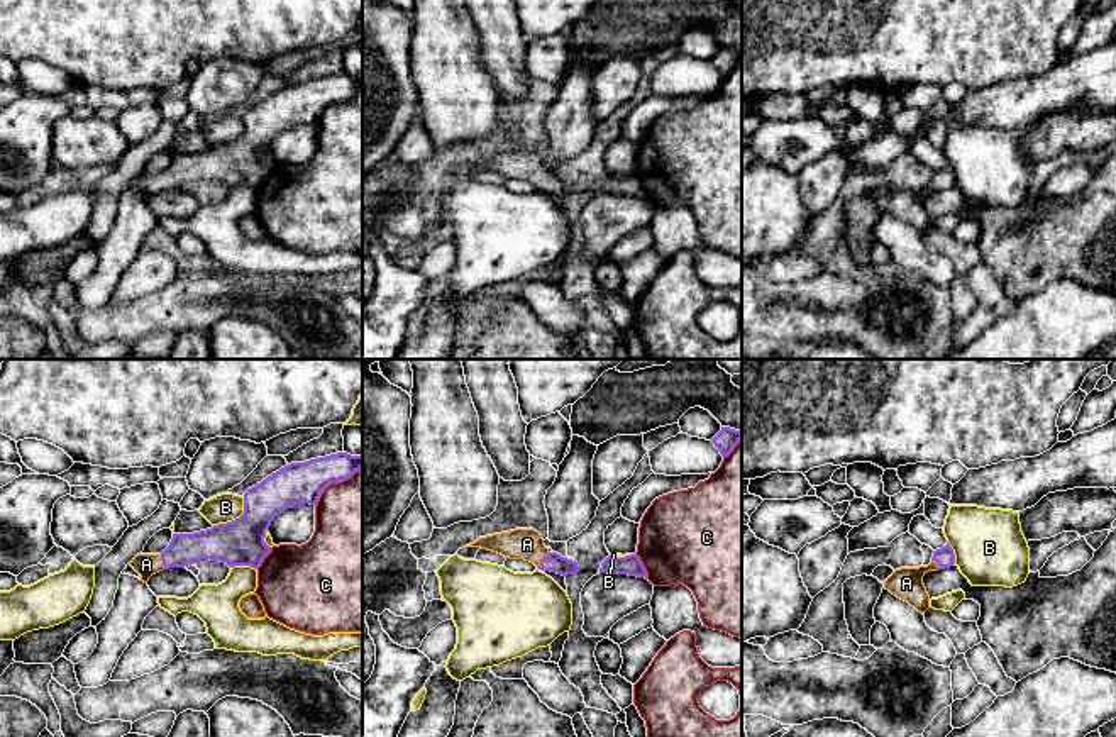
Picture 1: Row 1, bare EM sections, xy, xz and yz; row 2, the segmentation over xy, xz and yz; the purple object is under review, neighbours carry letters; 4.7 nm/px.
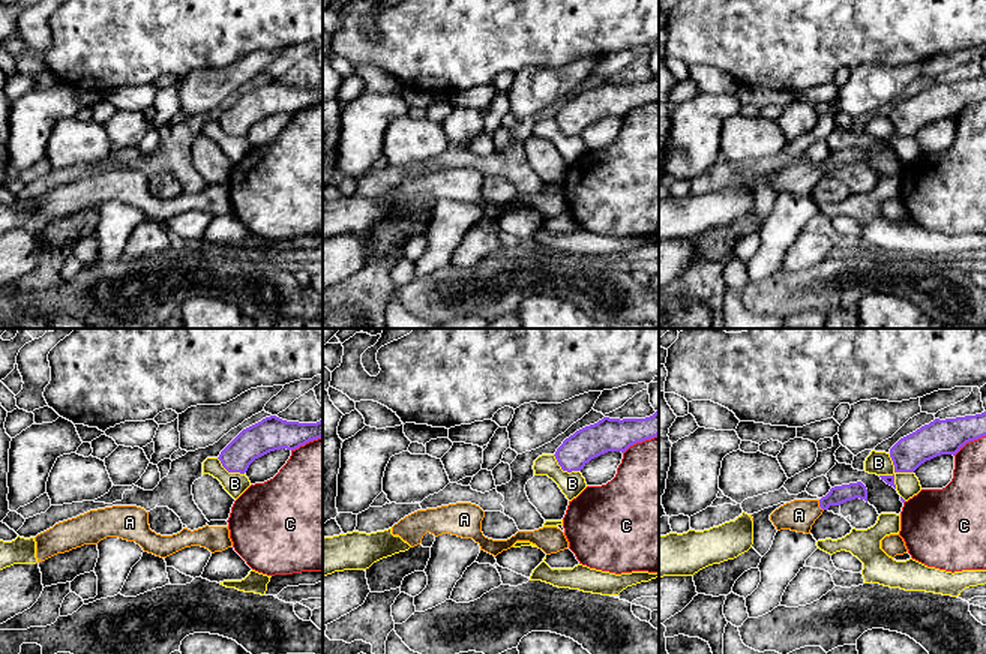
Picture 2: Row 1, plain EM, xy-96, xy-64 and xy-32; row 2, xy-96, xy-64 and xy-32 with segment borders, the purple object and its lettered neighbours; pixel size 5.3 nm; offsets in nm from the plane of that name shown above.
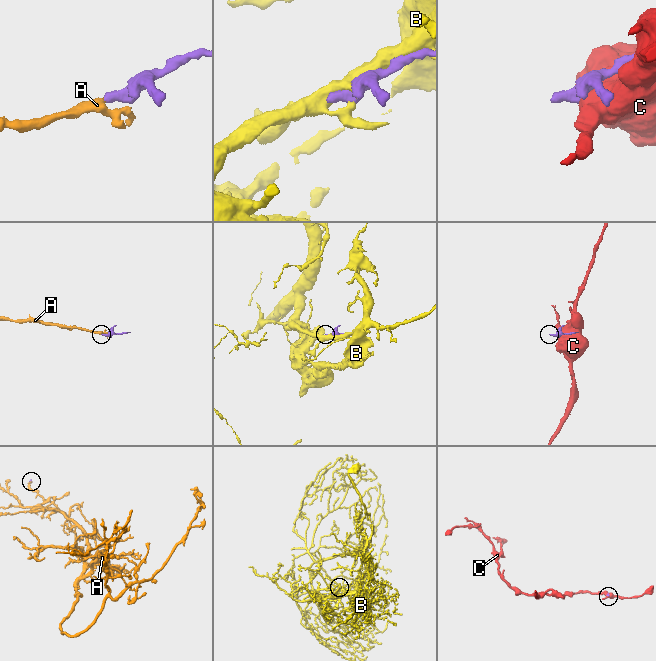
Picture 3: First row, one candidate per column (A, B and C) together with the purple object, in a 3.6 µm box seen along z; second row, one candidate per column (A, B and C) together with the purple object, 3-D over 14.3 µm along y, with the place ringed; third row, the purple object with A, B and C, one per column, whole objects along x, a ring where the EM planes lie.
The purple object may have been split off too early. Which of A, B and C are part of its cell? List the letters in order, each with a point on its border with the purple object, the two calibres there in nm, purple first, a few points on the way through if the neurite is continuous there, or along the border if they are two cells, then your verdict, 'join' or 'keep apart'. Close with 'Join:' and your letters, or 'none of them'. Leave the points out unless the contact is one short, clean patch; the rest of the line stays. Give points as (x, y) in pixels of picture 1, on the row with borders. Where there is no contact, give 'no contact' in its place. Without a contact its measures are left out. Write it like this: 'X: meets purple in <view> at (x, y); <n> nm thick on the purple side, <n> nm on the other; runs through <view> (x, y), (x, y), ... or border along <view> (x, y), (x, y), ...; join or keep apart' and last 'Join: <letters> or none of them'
A: meets purple in xz at (542, 559); 90 nm thick on the purple side, 150 nm on the other; runs through xz (554, 563), (542, 559), (527, 544); join
B: meets purple in xy at (236, 519); 220 nm thick on the purple side, 140 nm on the other; keep apart
C: meets purple in xz at (642, 566); 100 nm thick on the purple side, 440 nm on the other; keep apart
Join: A

